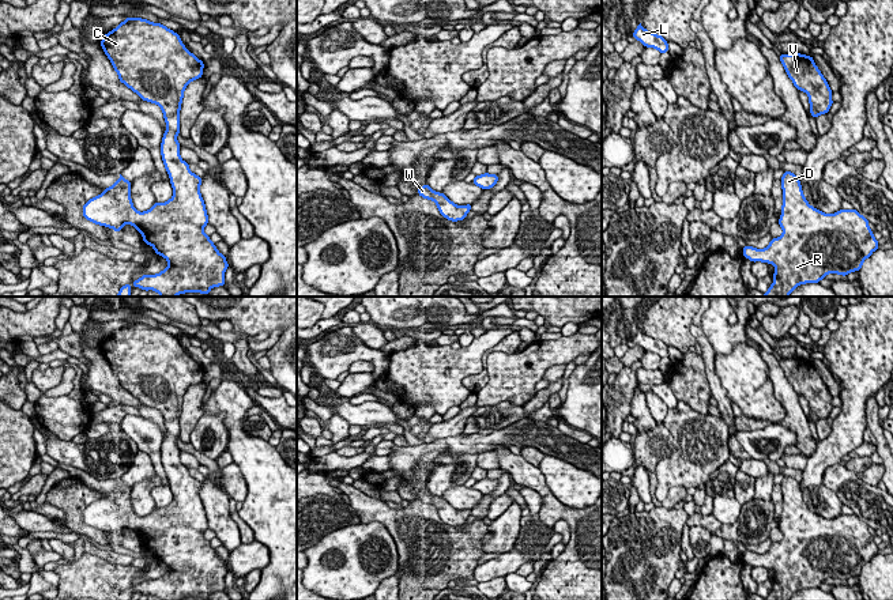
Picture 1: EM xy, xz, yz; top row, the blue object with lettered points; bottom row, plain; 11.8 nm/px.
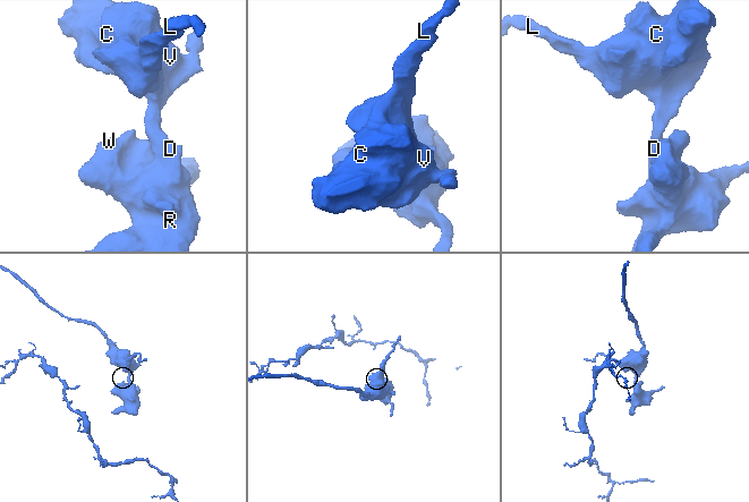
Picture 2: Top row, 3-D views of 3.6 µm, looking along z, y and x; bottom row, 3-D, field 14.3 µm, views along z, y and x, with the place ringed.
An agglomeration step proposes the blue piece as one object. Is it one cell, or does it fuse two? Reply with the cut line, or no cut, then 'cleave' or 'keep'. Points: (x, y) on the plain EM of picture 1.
no cut | keep

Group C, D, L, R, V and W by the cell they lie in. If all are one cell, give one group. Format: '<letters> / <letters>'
C D L R V W

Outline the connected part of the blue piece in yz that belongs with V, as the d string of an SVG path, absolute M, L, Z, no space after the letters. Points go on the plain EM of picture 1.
M798 356L779 359L779 362L794 390L809 400L811 420L817 423L819 419L828 418L833 408L833 397L813 362Z

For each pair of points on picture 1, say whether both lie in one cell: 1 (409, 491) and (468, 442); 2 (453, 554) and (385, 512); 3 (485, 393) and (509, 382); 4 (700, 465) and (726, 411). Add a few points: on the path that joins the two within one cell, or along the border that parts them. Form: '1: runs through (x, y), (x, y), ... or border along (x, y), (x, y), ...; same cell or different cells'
1: runs through (414, 472), (437, 446), (449, 446); same cell
2: runs through (437, 553), (410, 527), (402, 524); same cell
3: runs through (490, 393), (504, 385); same cell
4: border along (720, 417), (731, 433); different cells

